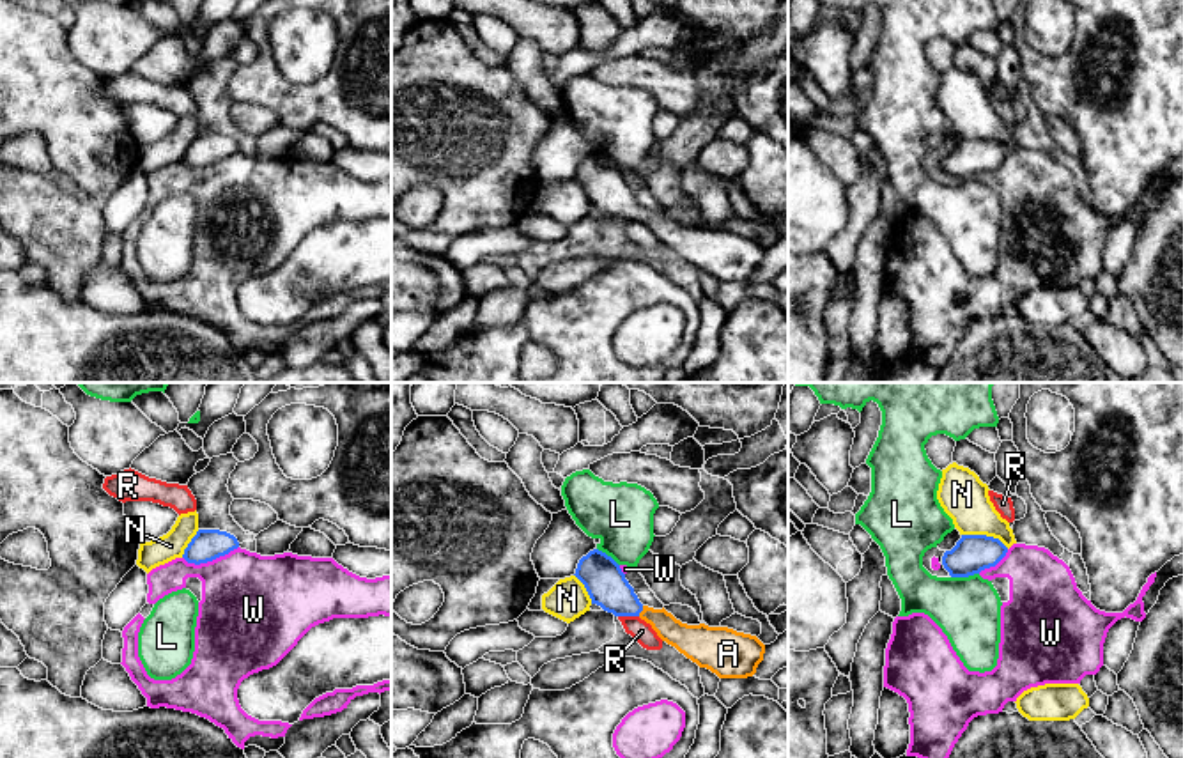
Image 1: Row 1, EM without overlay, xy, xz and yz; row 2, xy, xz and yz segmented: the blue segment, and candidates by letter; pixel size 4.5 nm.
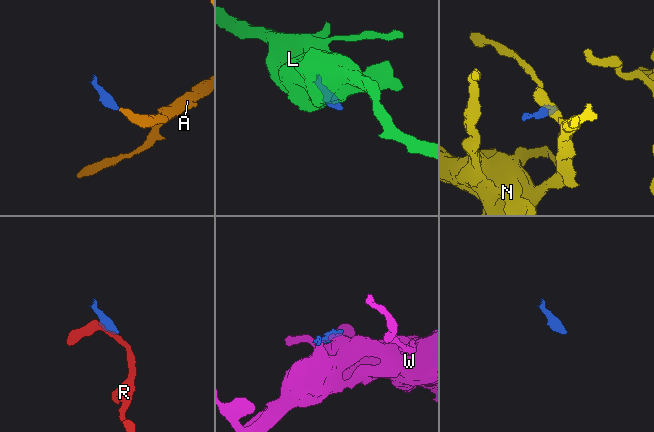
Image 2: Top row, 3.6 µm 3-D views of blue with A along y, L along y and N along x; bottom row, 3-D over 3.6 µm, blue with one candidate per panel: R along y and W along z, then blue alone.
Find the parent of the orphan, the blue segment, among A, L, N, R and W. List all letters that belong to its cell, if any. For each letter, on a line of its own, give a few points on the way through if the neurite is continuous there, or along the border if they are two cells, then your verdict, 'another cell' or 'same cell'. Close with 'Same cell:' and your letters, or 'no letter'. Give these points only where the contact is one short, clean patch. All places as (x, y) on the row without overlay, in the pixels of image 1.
A: runs through xz (603, 181), (631, 209), (641, 213), (688, 243); same cell
L: another cell
N: border along yz (962, 137), (992, 139), (1008, 151); another cell
R: border along xz (618, 218), (638, 220); another cell
W: another cell
Same cell: A

